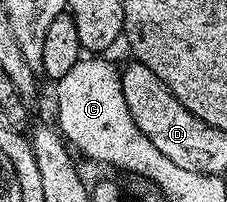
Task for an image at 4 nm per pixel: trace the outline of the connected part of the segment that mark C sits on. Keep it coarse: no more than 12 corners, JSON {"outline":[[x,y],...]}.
{"outline":[[81,57],[55,80],[77,152],[131,173],[118,67]]}

